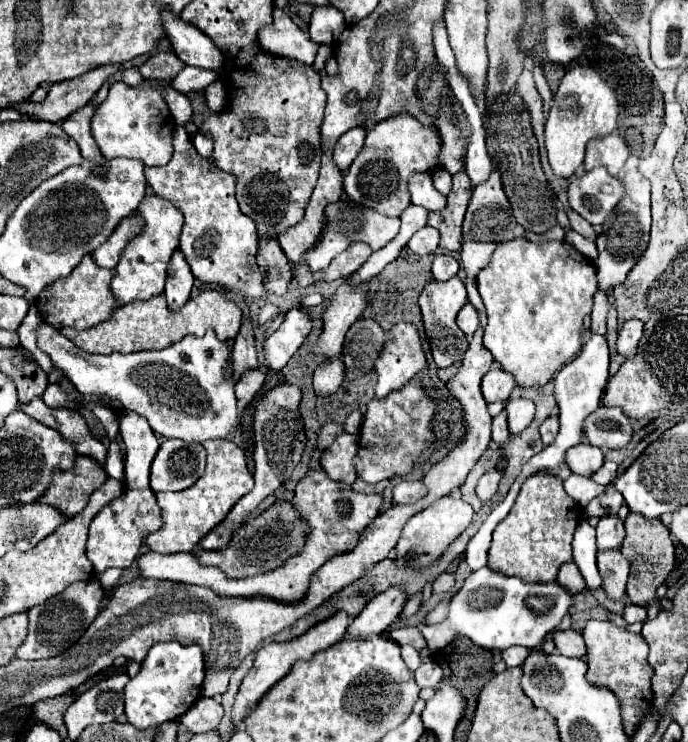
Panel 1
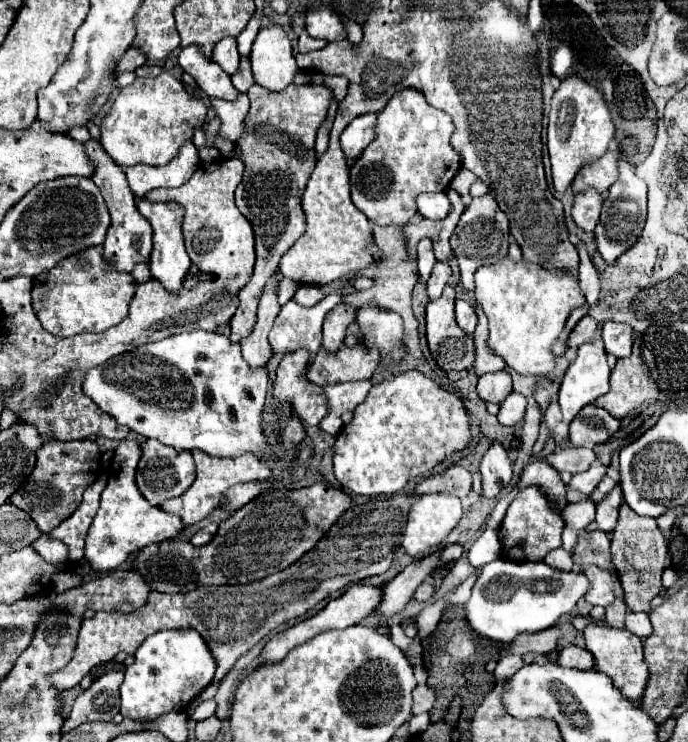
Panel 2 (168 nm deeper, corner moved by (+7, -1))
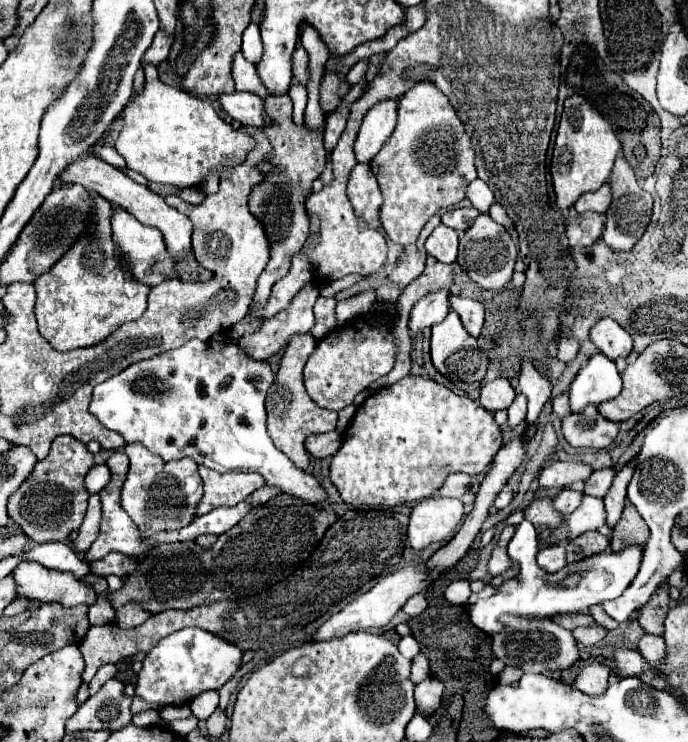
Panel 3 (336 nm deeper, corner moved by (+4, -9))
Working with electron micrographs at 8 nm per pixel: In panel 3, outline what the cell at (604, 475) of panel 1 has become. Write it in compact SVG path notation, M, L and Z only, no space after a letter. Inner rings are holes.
M563 489L557 497L555 497L555 509L563 513L563 517L567 517L569 513L573 513L579 503L583 499L583 491L573 491L573 489Z

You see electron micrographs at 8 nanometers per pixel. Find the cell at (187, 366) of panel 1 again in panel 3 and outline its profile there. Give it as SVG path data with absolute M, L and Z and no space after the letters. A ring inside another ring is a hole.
M191 339L179 349L155 355L151 359L139 361L123 369L121 373L105 379L93 389L93 401L89 411L111 431L123 435L127 443L143 443L163 461L191 457L195 463L205 465L213 471L245 471L259 473L265 477L267 485L277 485L283 493L295 495L307 503L317 503L327 499L319 481L291 465L291 461L271 443L265 429L265 395L273 383L273 371L265 361L255 361L247 357L235 343L219 341L199 341Z

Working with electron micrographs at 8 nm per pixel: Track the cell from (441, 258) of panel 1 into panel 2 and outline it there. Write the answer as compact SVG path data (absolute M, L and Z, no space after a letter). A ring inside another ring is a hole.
M438 261L438 263L434 265L434 271L432 271L428 283L426 283L426 287L428 287L428 297L430 297L432 301L434 301L434 299L440 299L444 287L446 287L446 283L448 283L448 279L450 279L450 265Z

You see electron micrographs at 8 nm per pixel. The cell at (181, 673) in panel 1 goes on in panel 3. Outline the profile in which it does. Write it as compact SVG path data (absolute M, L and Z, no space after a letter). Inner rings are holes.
M187 627L163 637L143 659L143 669L139 671L135 695L151 705L185 705L203 691L221 689L241 663L239 647L203 631L199 627Z

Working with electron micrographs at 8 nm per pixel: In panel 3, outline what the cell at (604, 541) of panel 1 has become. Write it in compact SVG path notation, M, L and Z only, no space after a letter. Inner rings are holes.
M633 461L629 465L625 465L615 475L609 493L603 497L605 509L607 509L607 525L609 527L615 527L619 517L621 517L621 511L623 511L623 505L625 505L625 497L627 497L627 485L631 481L631 475L633 475Z

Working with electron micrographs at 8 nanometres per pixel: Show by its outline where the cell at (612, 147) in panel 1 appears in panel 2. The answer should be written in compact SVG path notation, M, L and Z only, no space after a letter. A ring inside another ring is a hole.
M608 151L600 161L580 169L580 173L572 183L572 191L584 193L586 189L596 189L598 193L604 193L612 187L616 179L618 179L618 159L614 153Z

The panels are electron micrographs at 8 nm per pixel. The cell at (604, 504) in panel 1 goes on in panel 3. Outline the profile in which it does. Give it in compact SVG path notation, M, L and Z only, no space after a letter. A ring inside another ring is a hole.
M601 469L601 471L593 471L593 475L585 481L585 495L593 495L593 497L605 497L605 493L609 491L611 483L613 483L615 471L613 469Z

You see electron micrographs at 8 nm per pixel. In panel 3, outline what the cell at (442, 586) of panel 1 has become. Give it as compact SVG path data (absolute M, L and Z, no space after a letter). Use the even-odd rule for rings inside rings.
M423 593L413 595L413 597L403 605L403 611L405 611L407 615L411 615L411 617L421 615L425 609L427 609L427 599L425 599L425 595L423 595Z

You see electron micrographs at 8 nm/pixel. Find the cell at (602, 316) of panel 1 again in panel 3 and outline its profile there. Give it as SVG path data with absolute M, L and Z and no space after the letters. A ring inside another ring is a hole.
M561 337L559 343L557 343L557 359L565 361L565 363L575 359L575 355L579 353L579 347L581 347L579 339L575 339L575 337Z

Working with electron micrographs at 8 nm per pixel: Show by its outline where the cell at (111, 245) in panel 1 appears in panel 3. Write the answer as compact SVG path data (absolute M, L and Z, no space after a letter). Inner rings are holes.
M113 205L113 215L111 215L111 225L113 225L113 241L117 245L117 249L123 253L125 261L127 261L127 267L129 267L129 273L141 281L143 285L149 285L149 287L155 287L171 277L177 277L177 271L175 271L175 265L165 249L165 243L163 243L163 235L153 229L153 227L145 227L143 223L139 223L135 217L131 217L131 213L127 213L123 207Z

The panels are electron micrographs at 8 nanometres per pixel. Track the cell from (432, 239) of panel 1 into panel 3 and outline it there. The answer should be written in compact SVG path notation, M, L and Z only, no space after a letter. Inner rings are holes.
M439 225L425 241L425 249L431 257L435 257L441 263L455 263L457 259L457 243L459 235L455 229L449 229L445 225Z

